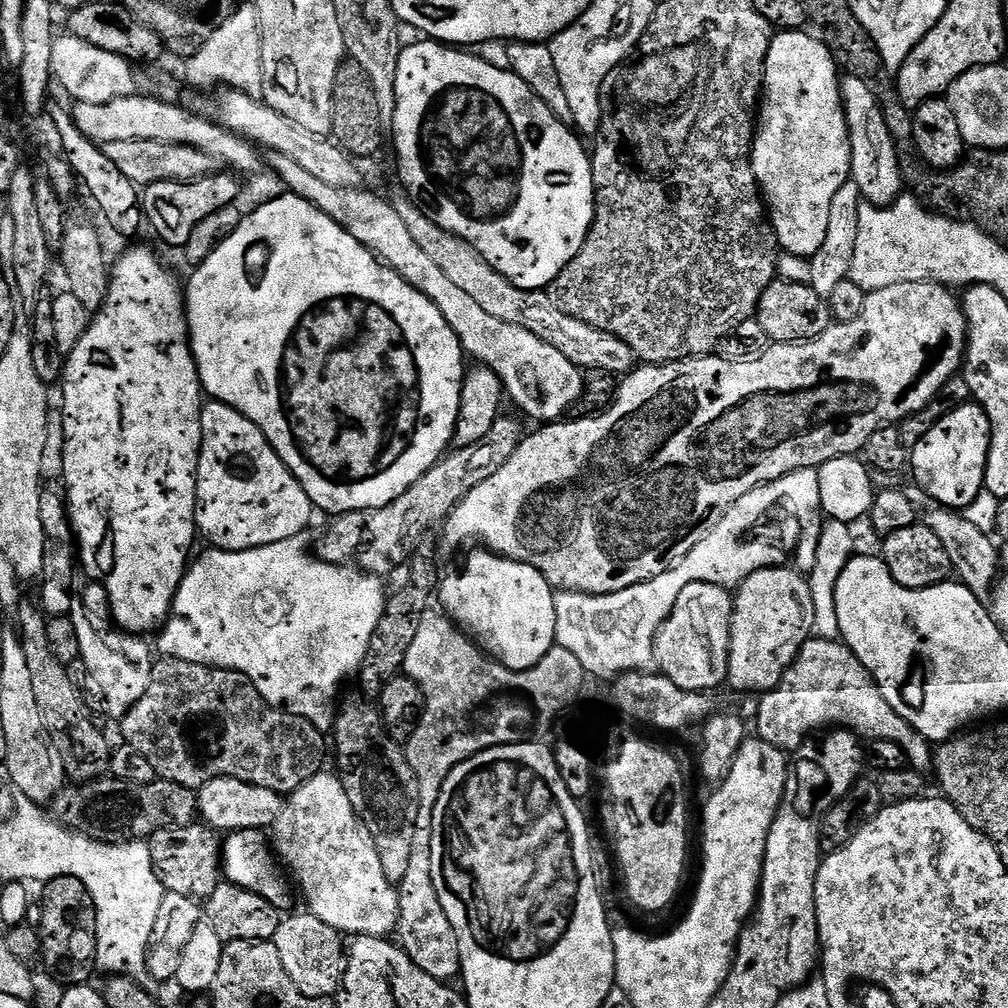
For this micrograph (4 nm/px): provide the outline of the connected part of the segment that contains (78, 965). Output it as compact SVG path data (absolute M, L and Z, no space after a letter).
M58 877L45 883L44 897L39 897L42 922L38 929L42 950L40 960L44 968L60 986L88 984L96 964L96 910L86 886L74 877Z

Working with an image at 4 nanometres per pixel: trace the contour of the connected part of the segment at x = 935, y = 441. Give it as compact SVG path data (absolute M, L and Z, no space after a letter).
M975 402L963 404L958 410L946 414L928 431L926 438L918 442L910 450L910 473L916 484L929 496L933 505L949 510L968 510L985 491L984 475L988 469L988 442L992 435L992 427L984 409Z

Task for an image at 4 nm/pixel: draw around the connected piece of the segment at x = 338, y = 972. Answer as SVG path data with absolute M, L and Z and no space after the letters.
M303 914L281 919L274 941L282 966L302 994L332 998L341 991L344 982L346 944L341 933L335 932L317 916Z

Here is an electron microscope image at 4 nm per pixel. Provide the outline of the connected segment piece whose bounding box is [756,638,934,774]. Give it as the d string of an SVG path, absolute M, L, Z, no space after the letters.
M813 638L800 648L796 660L782 674L782 682L759 697L760 709L756 712L756 732L769 748L778 748L785 754L795 753L805 740L821 730L843 726L861 737L879 738L898 742L906 750L909 767L921 774L929 773L934 766L931 741L915 730L882 698L882 690L874 682L870 670L839 639Z

